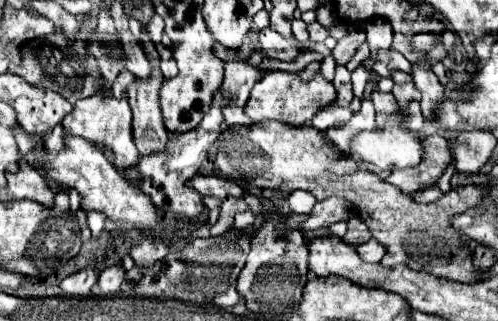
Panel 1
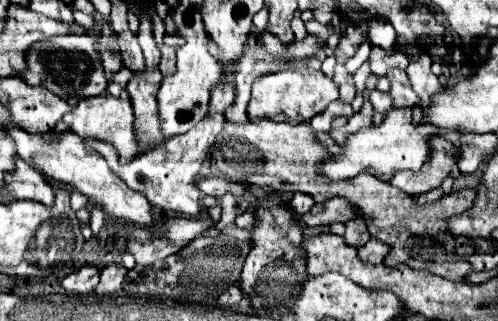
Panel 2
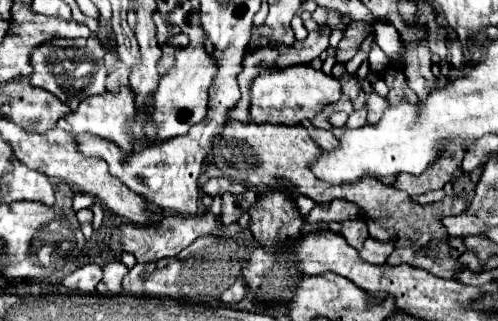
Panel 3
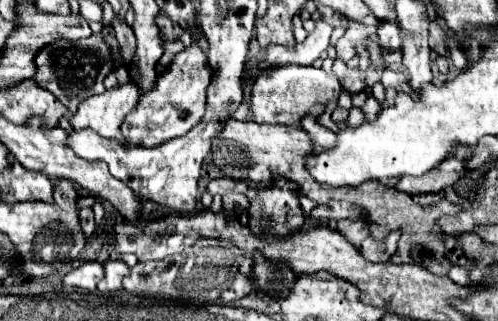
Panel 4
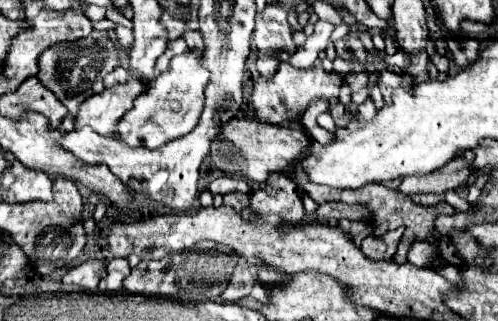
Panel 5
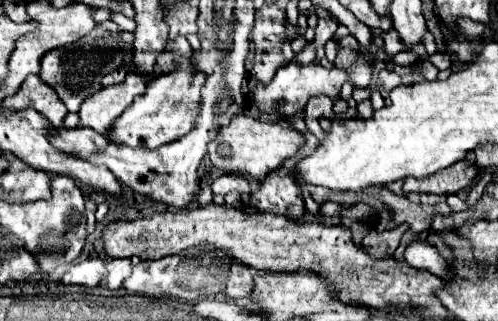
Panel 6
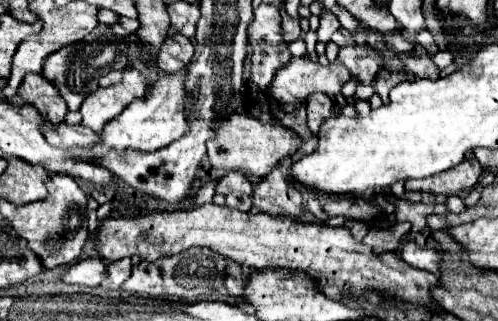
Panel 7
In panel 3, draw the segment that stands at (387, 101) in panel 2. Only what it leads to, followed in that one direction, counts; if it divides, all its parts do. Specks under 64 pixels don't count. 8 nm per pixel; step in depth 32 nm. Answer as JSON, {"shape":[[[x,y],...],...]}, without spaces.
{"shape":[[[372,92],[372,94],[368,96],[368,100],[366,100],[366,106],[368,106],[368,110],[370,110],[370,124],[374,124],[374,122],[380,120],[384,108],[388,106],[388,98],[386,98],[386,96],[380,96],[378,92]]]}

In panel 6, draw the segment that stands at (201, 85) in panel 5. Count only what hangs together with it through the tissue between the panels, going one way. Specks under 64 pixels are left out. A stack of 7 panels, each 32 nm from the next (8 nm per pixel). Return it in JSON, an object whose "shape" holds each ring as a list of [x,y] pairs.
{"shape":[[[178,58],[170,74],[150,80],[148,90],[134,100],[132,108],[128,108],[120,120],[116,120],[116,128],[108,138],[116,144],[126,144],[132,148],[140,146],[148,150],[156,150],[158,146],[182,138],[192,130],[200,114],[200,90],[204,86],[204,80],[206,74],[196,68],[194,58]]]}

